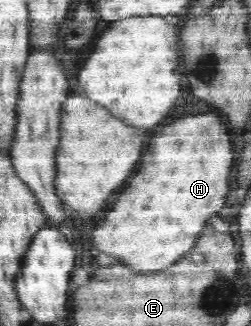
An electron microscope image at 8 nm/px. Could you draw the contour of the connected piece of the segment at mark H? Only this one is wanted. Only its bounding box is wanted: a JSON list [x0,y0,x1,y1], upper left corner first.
[89,112,233,272]

